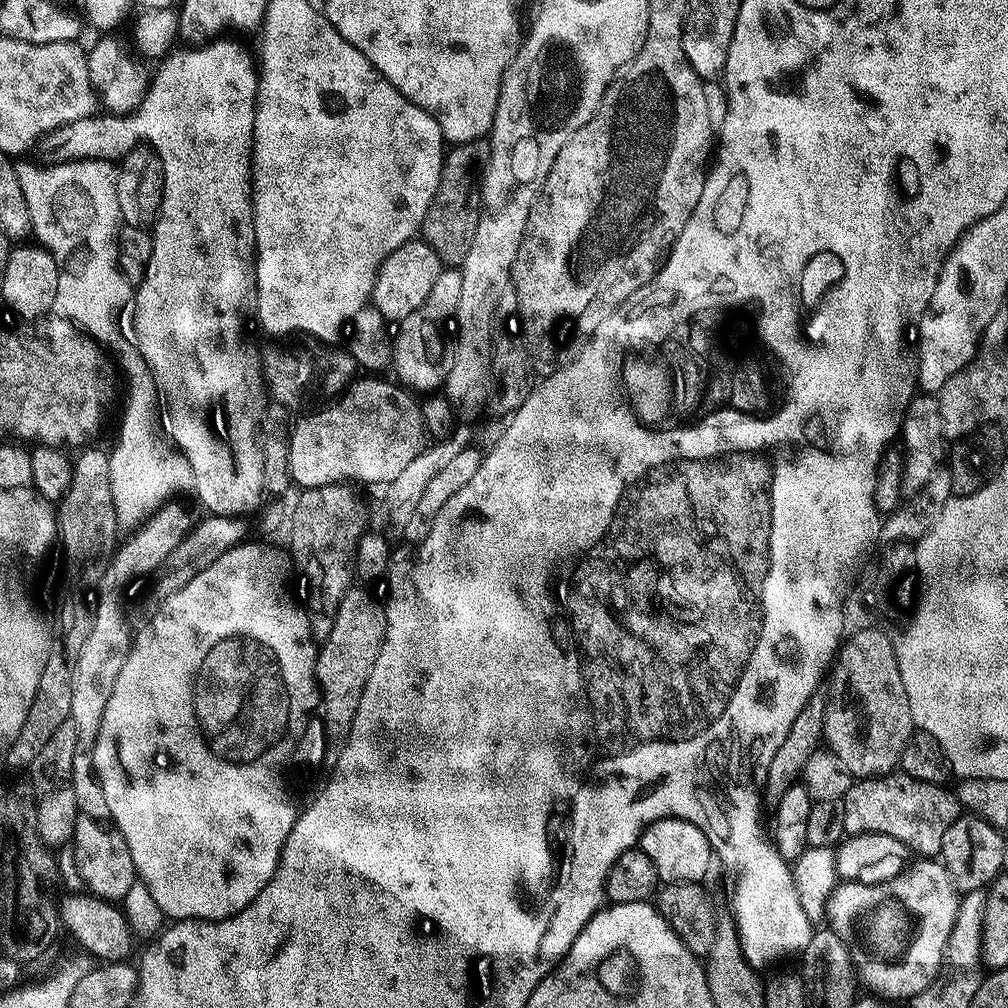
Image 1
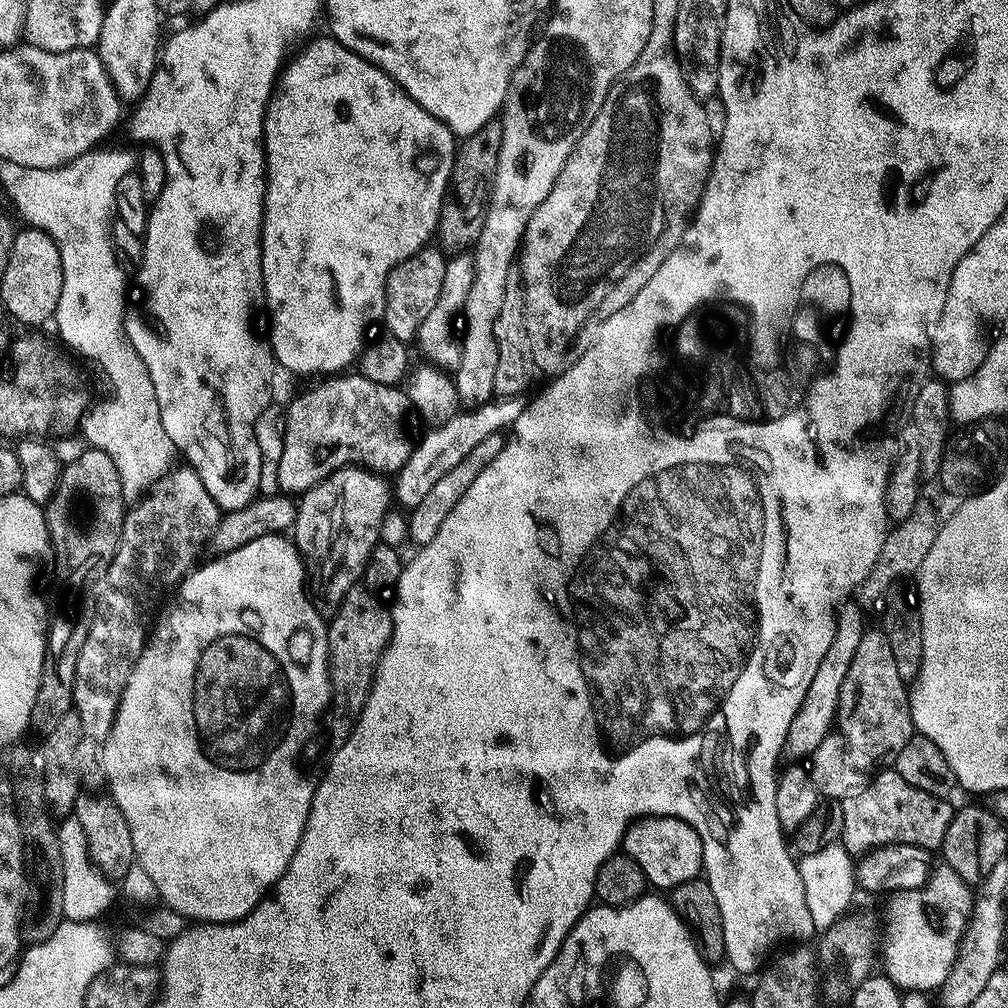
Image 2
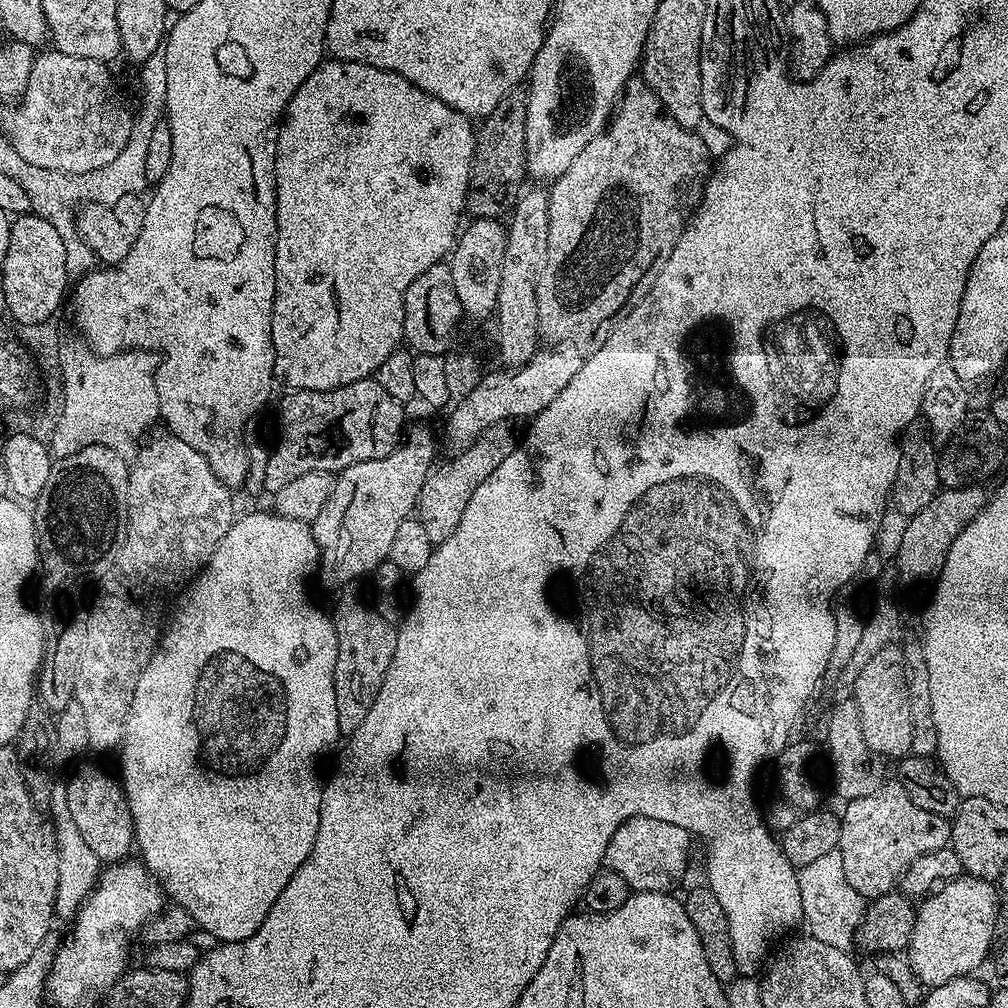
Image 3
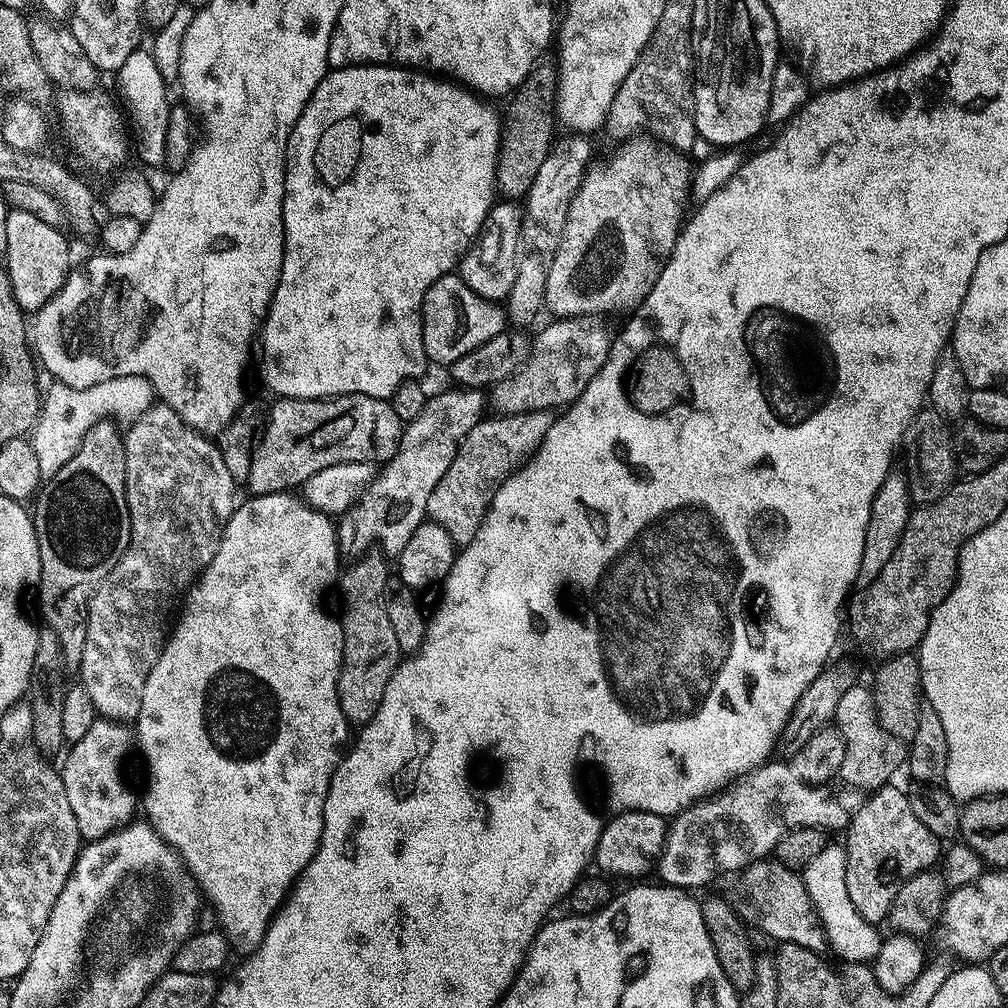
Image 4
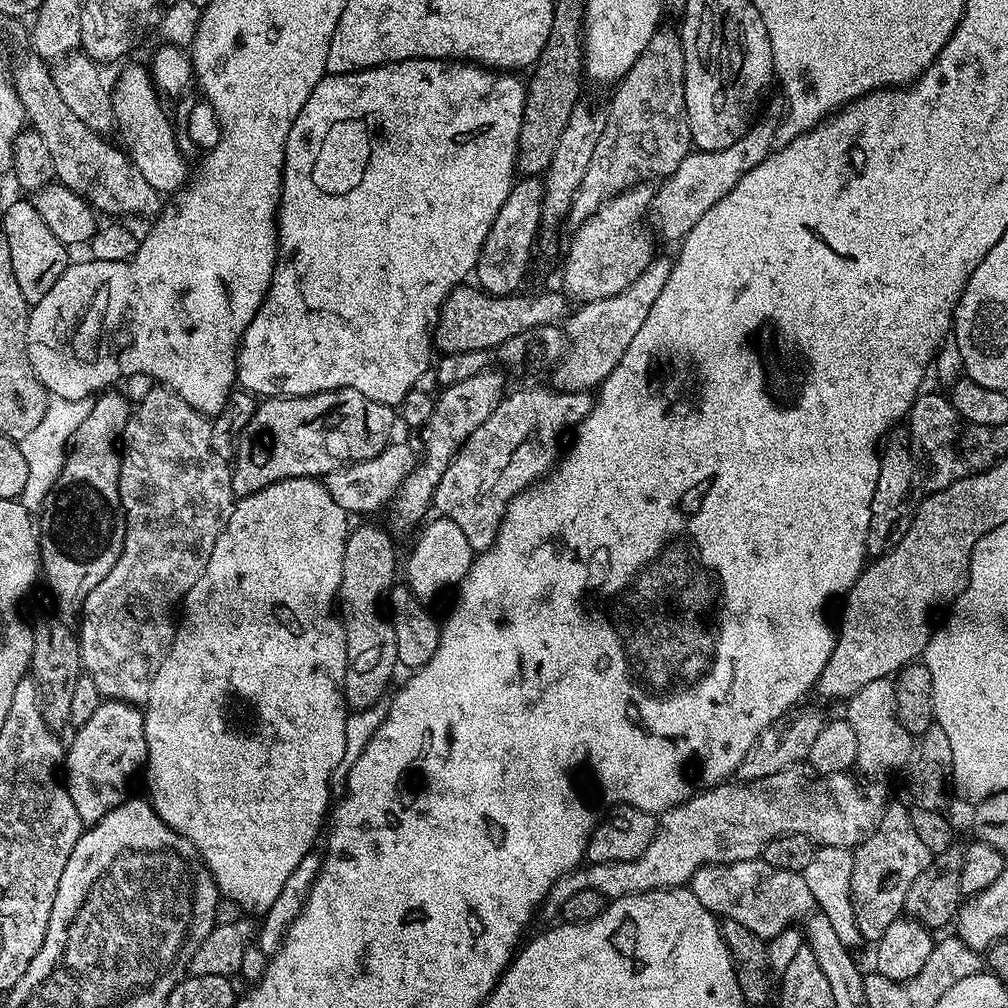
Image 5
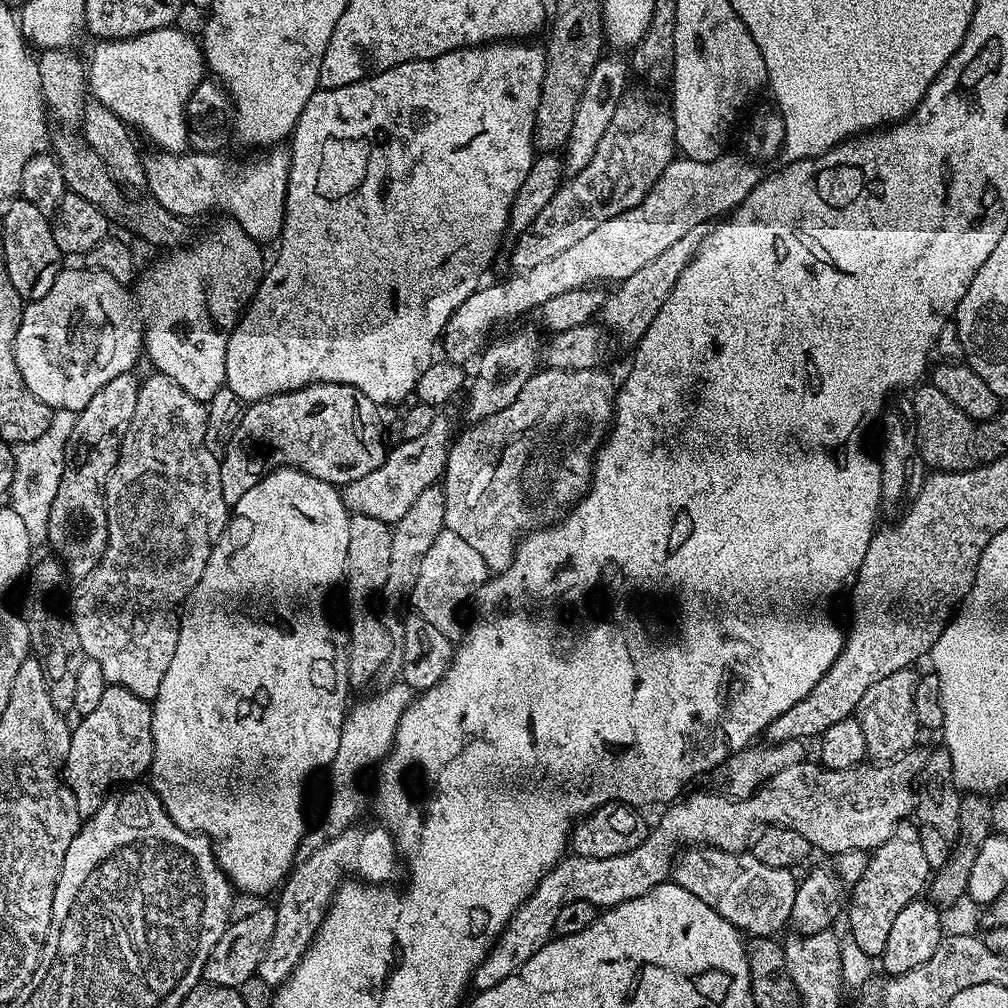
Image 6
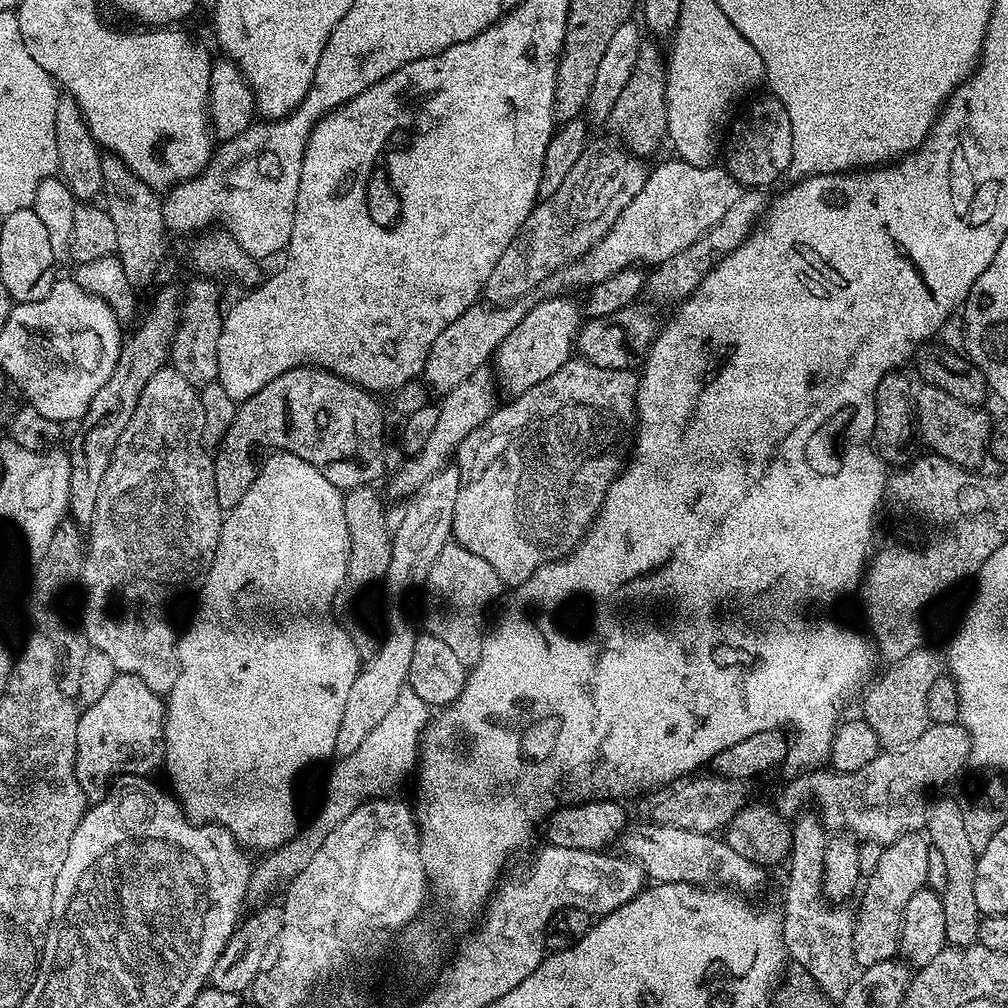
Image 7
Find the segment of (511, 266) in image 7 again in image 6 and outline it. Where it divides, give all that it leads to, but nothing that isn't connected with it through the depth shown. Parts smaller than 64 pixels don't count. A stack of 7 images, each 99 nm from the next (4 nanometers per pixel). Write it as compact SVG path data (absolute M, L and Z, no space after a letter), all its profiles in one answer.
M625 95L618 110L614 110L614 118L610 122L606 134L602 134L602 142L598 142L598 150L594 154L590 166L575 173L567 181L566 186L561 186L546 206L546 210L542 210L542 214L538 214L538 218L534 218L534 222L519 235L517 240L520 241L517 242L516 250L512 254L512 264L516 267L517 273L529 272L534 270L534 266L550 262L550 258L562 254L562 250L570 250L570 246L578 246L578 242L582 242L582 238L586 238L586 234L598 230L598 226L602 226L602 222L623 212L629 212L634 206L638 206L642 202L642 198L646 198L646 194L654 186L654 182L658 182L658 178L664 173L666 166L672 164L677 155L676 151L678 151L676 121L673 113L667 107L664 109L659 108L656 104L651 104L644 96L632 95Z

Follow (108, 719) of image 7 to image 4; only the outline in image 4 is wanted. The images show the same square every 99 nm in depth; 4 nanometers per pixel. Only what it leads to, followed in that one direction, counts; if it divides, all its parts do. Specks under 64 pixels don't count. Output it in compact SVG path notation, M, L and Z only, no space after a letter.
M98 718L82 738L71 741L69 748L72 749L65 754L64 765L59 765L58 771L81 837L88 842L101 840L133 823L132 815L138 812L138 796L128 789L123 776L124 759L134 748L133 729L124 722Z

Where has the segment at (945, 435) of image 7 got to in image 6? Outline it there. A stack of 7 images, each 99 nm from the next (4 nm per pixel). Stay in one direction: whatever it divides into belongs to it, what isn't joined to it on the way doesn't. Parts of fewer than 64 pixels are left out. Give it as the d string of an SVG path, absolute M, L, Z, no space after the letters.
M930 382L921 383L912 394L912 416L916 419L916 428L914 424L914 448L919 459L921 456L929 464L929 469L938 472L968 471L974 464L972 454L974 450L974 422L972 419L966 414L962 414L962 410L958 410L958 406L954 406L954 402L950 402L950 398L946 398L946 394L942 394L942 390L938 390Z

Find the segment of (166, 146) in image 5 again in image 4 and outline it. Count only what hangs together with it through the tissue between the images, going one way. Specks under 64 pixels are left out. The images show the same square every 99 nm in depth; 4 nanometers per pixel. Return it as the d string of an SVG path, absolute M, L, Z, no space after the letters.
M138 46L126 57L126 62L114 74L116 88L120 91L119 103L122 105L123 115L130 125L134 144L140 147L140 156L148 164L164 163L164 146L166 126L170 120L170 99L166 78L158 74L158 66L154 62L151 51L147 47Z

